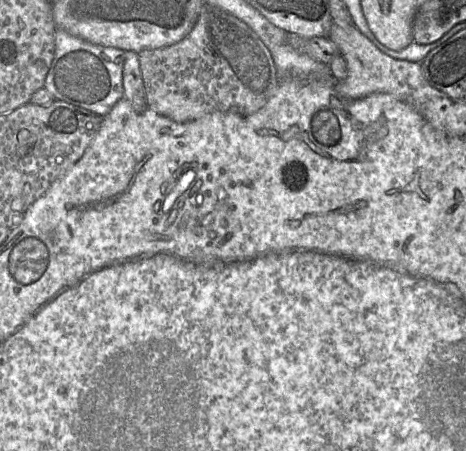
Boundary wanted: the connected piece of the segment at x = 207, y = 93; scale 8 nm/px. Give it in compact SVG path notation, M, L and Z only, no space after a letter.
M205 3L190 33L176 44L138 53L148 108L178 123L214 112L249 116L259 111L279 83L271 53L246 23Z

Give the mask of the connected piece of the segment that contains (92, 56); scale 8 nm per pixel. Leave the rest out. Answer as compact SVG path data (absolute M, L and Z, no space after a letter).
M62 29L56 30L55 55L44 87L55 101L63 101L106 116L124 97L123 64L125 51L92 44Z

